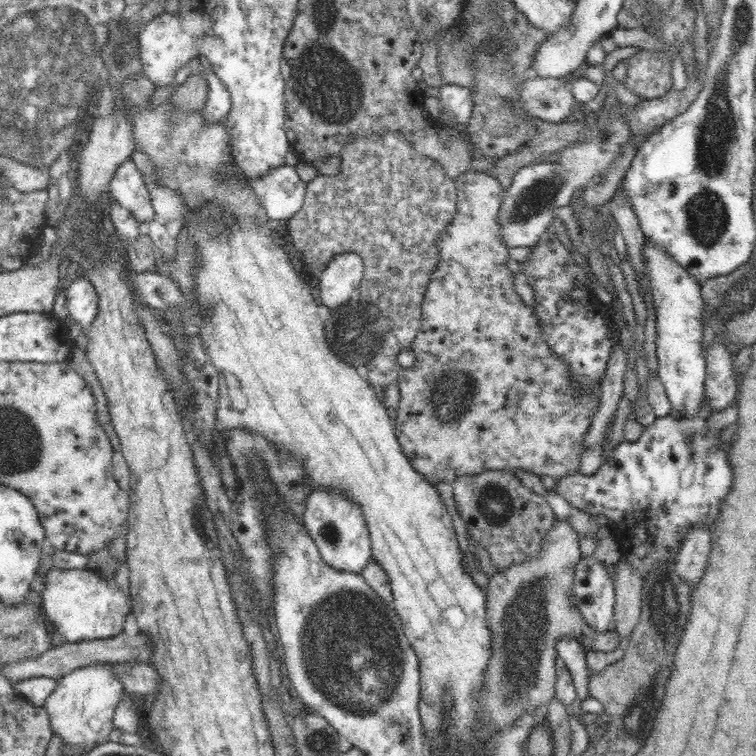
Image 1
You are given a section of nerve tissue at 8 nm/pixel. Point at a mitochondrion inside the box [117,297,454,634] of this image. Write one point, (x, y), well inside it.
(330, 532)

